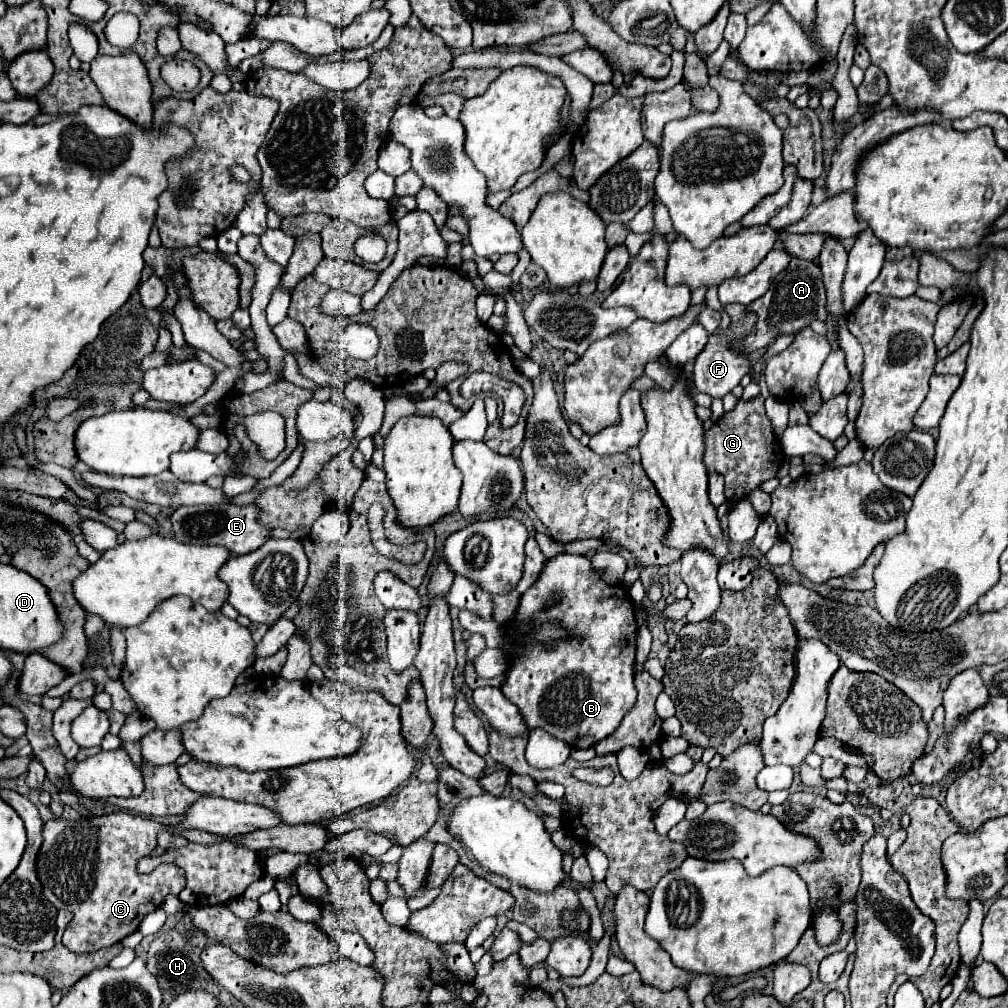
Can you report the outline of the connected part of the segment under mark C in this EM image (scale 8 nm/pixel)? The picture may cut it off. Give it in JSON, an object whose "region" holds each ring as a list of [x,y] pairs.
{"region":[[[108,814],[96,818],[80,820],[48,820],[42,828],[42,846],[38,850],[36,874],[42,882],[42,894],[52,902],[54,908],[64,908],[72,912],[72,922],[66,926],[62,944],[74,954],[86,954],[100,948],[108,948],[120,942],[124,936],[138,930],[142,918],[164,902],[168,894],[180,894],[186,886],[185,873],[174,864],[161,864],[149,874],[138,874],[138,860],[150,856],[156,848],[156,838],[160,832],[170,832],[170,826],[164,826],[152,818],[134,816],[134,814]]]}

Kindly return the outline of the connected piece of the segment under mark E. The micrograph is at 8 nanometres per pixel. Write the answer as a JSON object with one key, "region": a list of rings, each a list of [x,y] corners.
{"region":[[[216,504],[216,506],[182,506],[172,514],[174,538],[190,544],[218,544],[226,546],[234,554],[248,554],[258,550],[270,540],[272,528],[262,524],[260,510],[254,504],[236,506],[236,504]]]}

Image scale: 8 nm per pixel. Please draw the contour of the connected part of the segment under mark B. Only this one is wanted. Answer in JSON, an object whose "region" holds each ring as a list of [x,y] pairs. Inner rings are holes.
{"region":[[[568,552],[556,554],[546,560],[538,580],[520,596],[514,618],[504,624],[504,650],[510,656],[510,664],[500,690],[520,708],[530,728],[544,728],[572,748],[590,748],[610,736],[636,702],[636,634],[636,610],[628,590],[622,584],[604,582],[604,570],[596,570],[586,556]],[[544,624],[556,624],[566,636],[552,640],[550,644],[528,642],[526,636],[534,636]]]}

